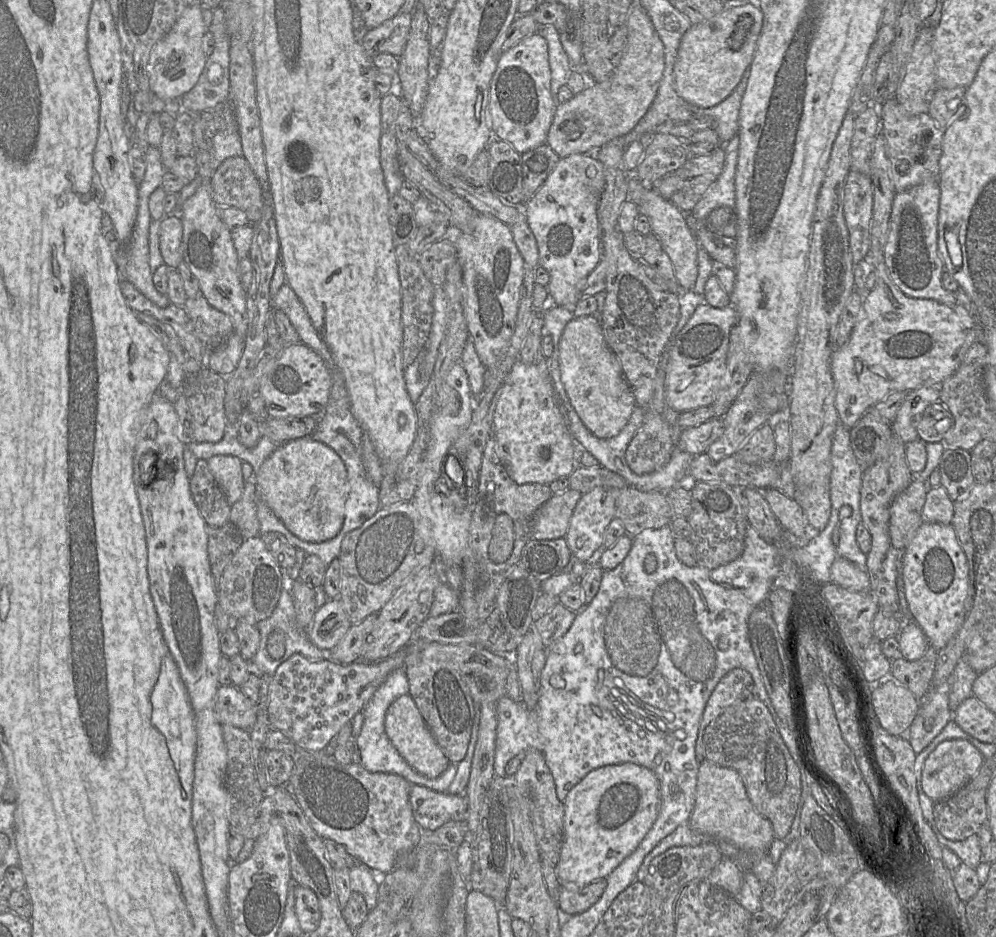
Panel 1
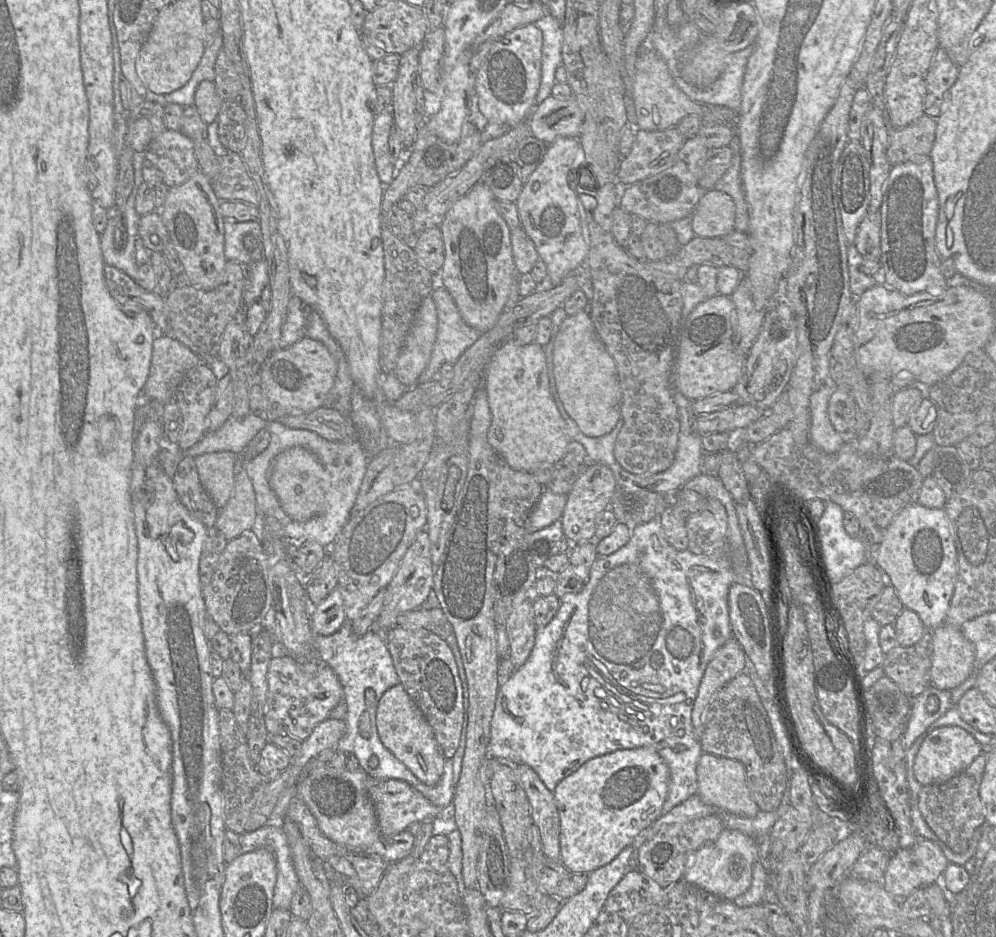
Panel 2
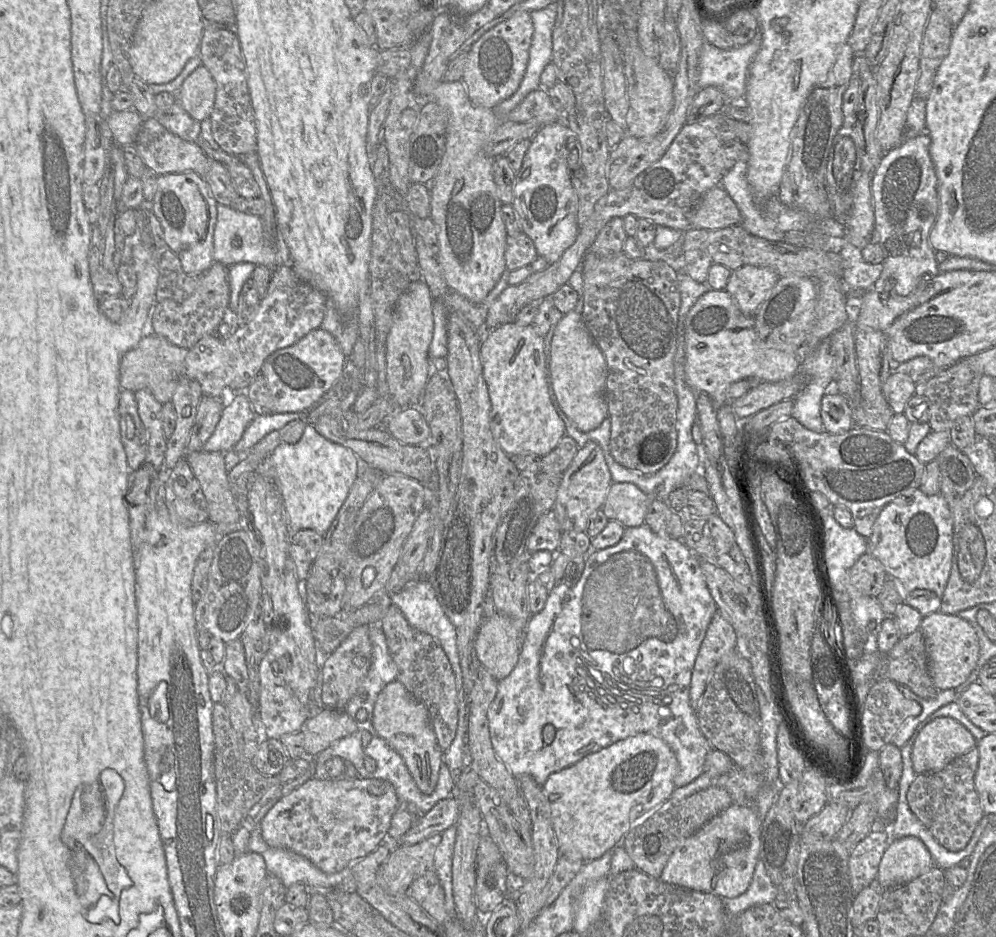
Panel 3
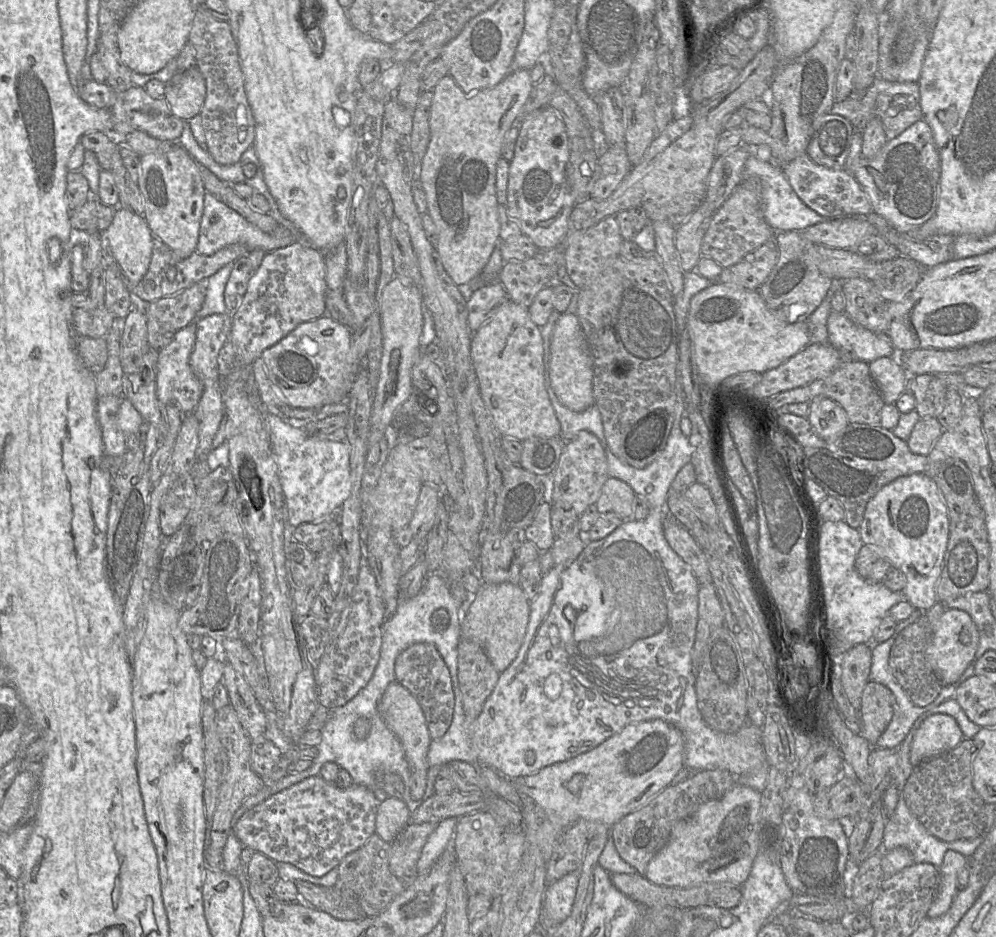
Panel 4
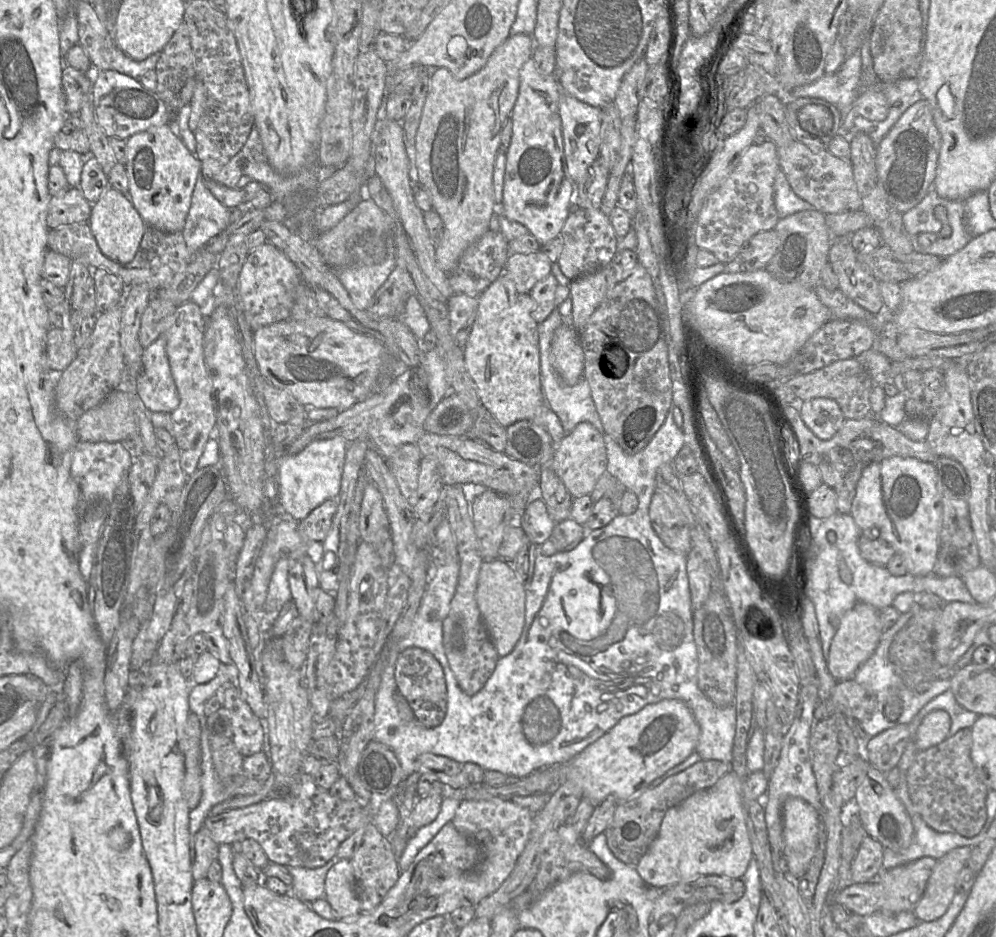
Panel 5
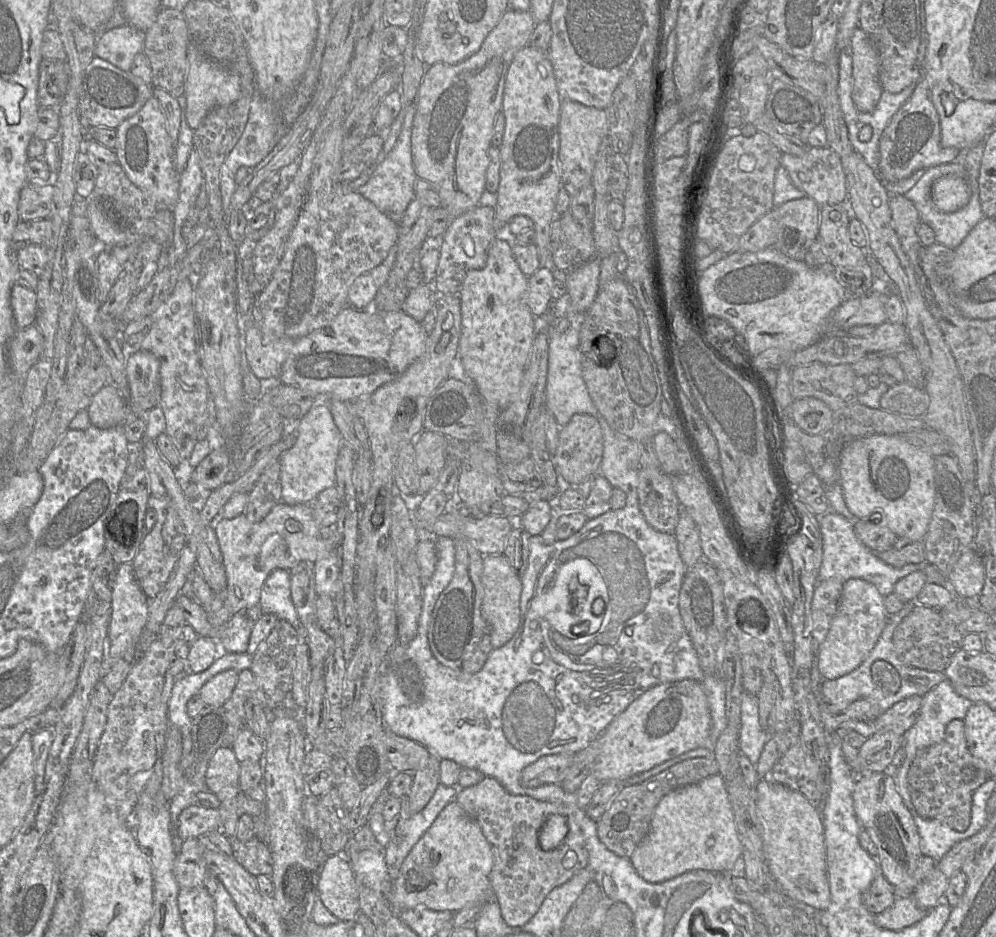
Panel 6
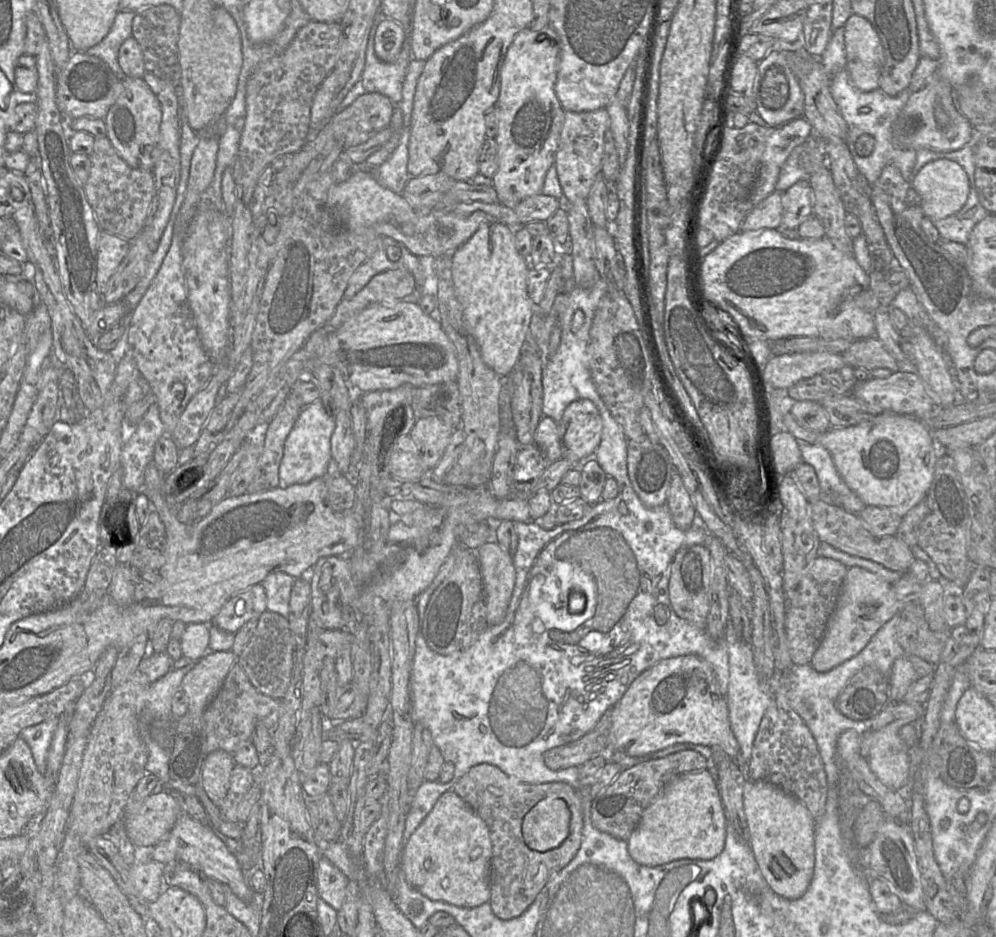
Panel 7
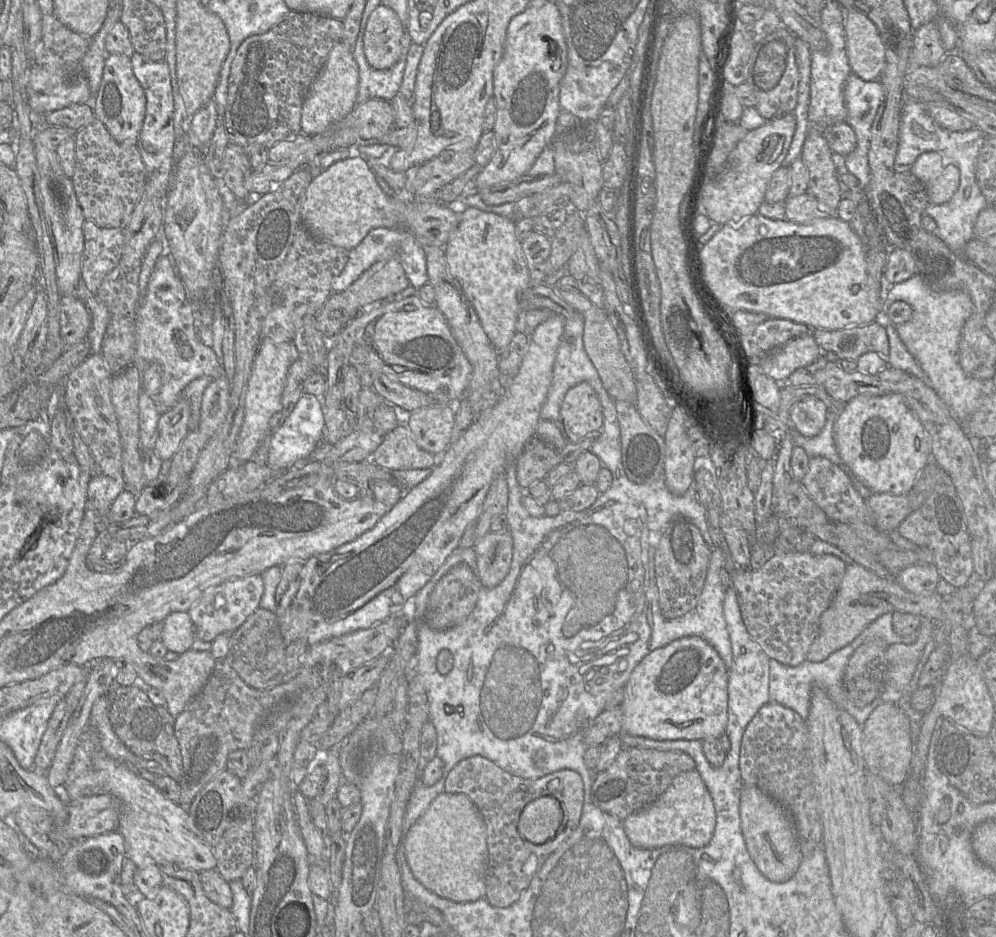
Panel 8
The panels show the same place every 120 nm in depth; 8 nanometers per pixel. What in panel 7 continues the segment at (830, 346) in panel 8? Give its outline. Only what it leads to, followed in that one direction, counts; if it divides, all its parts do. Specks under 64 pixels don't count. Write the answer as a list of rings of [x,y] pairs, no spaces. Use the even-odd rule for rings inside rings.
[[[876,335],[855,340],[841,355],[852,368],[860,367],[868,371],[886,368],[891,372],[900,371],[895,358]]]

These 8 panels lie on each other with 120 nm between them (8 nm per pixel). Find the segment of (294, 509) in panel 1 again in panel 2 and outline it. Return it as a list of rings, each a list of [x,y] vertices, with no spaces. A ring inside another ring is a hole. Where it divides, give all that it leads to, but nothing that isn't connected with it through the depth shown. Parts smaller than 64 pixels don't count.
[[[301,446],[286,449],[275,457],[270,467],[269,483],[285,513],[295,521],[308,521],[326,508],[330,477],[318,458]]]

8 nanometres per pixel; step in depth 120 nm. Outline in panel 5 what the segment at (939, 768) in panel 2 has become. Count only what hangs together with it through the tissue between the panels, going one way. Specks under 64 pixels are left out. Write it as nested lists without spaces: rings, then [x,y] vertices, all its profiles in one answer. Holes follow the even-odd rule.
[[[933,710],[917,728],[914,742],[918,751],[926,750],[943,742],[951,727],[950,715],[944,710]]]

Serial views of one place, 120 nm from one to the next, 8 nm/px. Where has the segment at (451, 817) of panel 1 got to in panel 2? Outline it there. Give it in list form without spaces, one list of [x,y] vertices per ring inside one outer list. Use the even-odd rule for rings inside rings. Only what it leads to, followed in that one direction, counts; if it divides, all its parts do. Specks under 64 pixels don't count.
[[[380,780],[369,789],[369,796],[383,835],[402,832],[414,822],[432,821],[443,811],[402,780]]]

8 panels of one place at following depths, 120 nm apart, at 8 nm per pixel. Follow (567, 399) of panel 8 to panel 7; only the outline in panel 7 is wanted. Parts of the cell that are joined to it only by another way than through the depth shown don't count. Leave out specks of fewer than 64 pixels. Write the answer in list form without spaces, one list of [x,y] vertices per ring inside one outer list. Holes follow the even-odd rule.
[[[588,399],[573,401],[557,425],[562,457],[575,463],[573,469],[580,472],[601,441],[602,419],[598,409]]]

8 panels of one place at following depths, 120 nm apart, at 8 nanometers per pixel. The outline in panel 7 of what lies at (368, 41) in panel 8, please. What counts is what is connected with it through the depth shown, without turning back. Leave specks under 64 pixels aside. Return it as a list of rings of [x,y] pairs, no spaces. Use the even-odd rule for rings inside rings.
[[[385,17],[376,28],[374,50],[379,60],[390,63],[396,60],[407,39],[407,29]]]

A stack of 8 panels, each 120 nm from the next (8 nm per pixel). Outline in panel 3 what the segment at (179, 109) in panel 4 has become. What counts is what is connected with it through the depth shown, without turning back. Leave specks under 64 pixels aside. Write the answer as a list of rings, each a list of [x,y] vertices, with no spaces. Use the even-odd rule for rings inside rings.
[[[201,65],[185,78],[175,99],[194,120],[201,122],[209,118],[215,96],[215,81],[207,68]]]

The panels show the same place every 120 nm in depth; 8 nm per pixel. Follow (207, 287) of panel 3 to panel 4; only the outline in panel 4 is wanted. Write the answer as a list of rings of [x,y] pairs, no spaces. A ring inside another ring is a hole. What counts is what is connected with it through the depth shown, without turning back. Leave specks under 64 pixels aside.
[[[208,279],[146,306],[147,341],[157,350],[169,345],[176,333],[195,322],[205,300]]]

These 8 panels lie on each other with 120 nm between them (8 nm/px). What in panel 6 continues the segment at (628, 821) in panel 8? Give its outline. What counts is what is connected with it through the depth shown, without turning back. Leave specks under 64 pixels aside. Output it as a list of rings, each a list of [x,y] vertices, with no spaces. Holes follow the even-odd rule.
[[[716,774],[665,795],[655,808],[648,833],[629,860],[644,880],[660,883],[696,869],[729,873],[743,850],[725,781]]]

